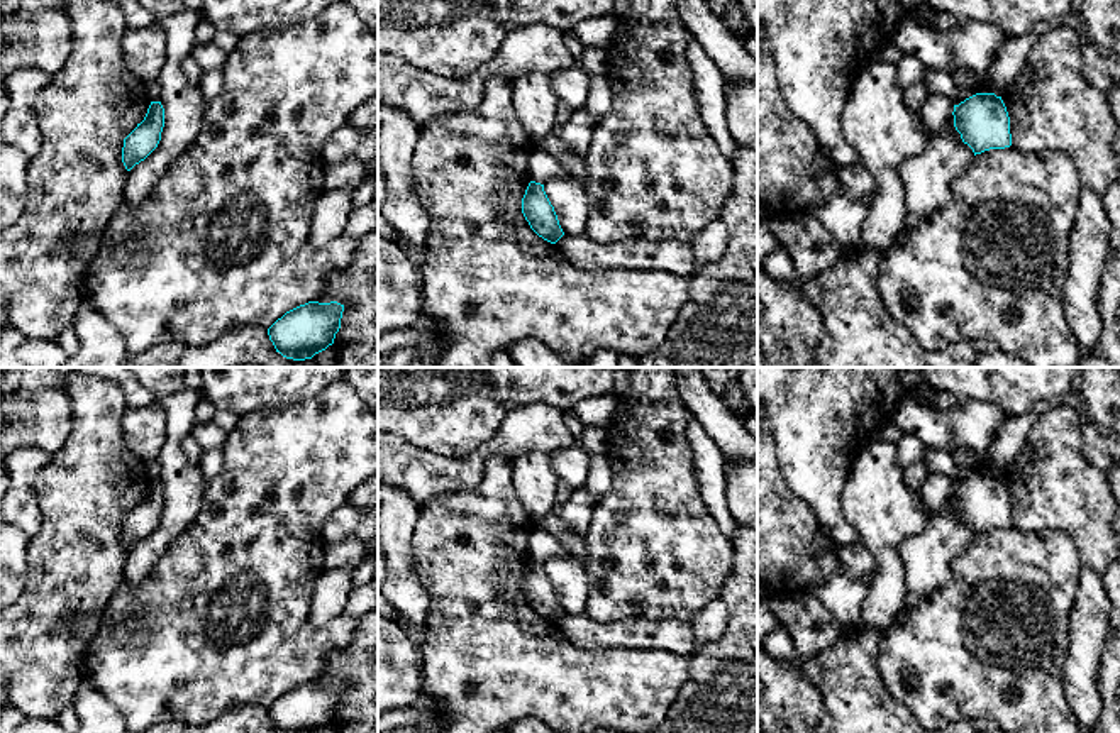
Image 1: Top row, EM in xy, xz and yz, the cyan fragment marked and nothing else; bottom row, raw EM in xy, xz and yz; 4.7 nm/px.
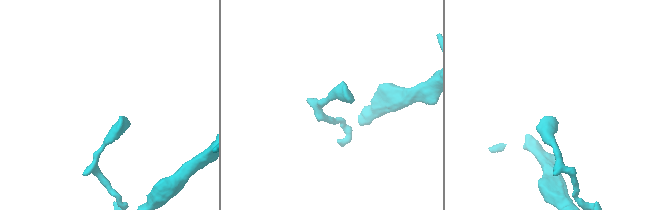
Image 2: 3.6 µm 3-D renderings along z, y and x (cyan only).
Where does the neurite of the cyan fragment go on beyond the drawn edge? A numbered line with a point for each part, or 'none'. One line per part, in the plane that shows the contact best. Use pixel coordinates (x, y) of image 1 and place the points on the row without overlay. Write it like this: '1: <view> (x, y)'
none

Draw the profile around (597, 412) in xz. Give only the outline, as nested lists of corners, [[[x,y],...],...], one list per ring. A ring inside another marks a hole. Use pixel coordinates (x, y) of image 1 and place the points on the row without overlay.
[[[615,393],[603,396],[581,400],[574,408],[574,415],[579,418],[583,427],[602,427],[608,428],[617,410]]]

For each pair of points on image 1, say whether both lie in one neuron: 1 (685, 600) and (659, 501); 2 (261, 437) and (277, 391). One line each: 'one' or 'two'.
1: one
2: two

